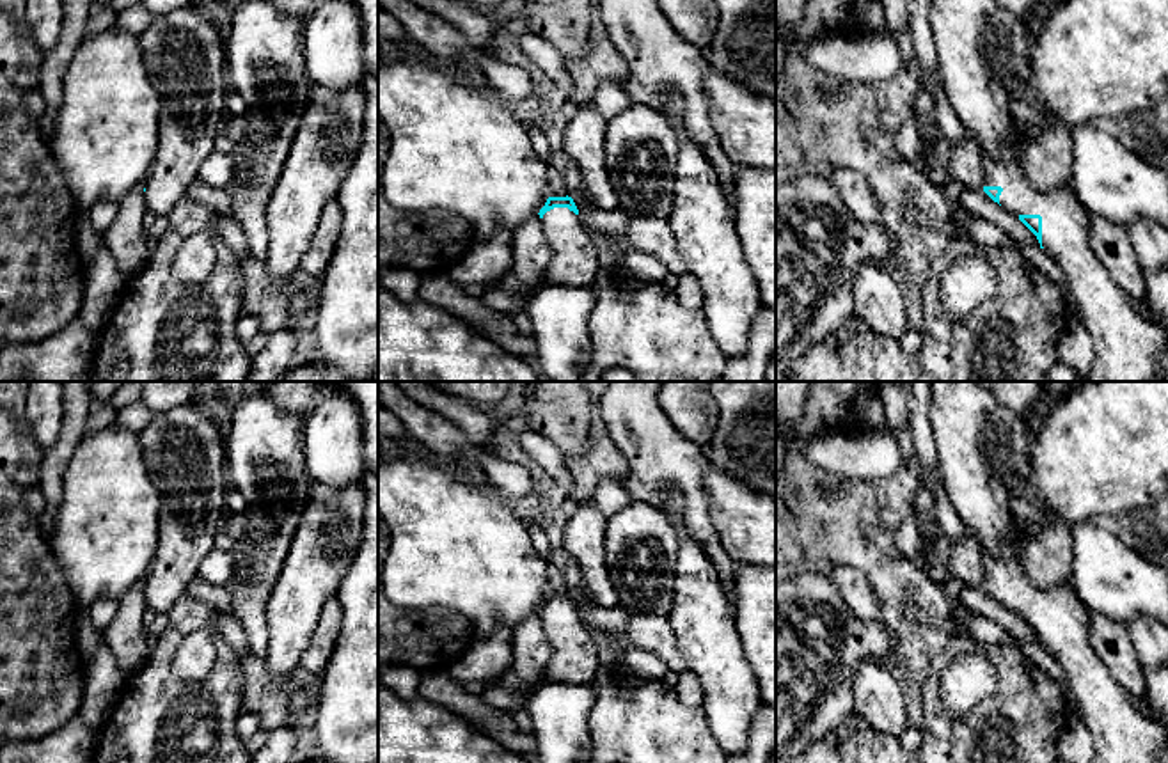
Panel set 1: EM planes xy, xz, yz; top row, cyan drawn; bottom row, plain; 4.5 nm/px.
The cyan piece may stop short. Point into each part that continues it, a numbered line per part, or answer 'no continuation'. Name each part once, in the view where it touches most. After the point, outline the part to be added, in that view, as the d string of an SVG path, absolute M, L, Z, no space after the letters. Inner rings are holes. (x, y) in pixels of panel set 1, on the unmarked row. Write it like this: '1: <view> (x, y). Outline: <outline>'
1: yz (982, 446). Outline: M932 382L930 419L944 490L964 525L980 541L985 584L1001 584L999 602L1015 614L1042 614L1042 648L1063 667L1069 692L1095 743L1093 763L1156 763L1168 747L1168 729L1136 706L1097 657L1090 641L1090 610L1072 582L1037 587L1024 571L1022 552L1005 541L1012 523L1010 497L1028 477L1028 424L976 382Z

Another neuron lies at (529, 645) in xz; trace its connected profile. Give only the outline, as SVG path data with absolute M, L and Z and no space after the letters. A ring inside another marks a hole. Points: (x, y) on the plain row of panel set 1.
M540 612L531 614L511 630L511 669L522 681L520 694L531 694L541 681L550 660L550 642Z

